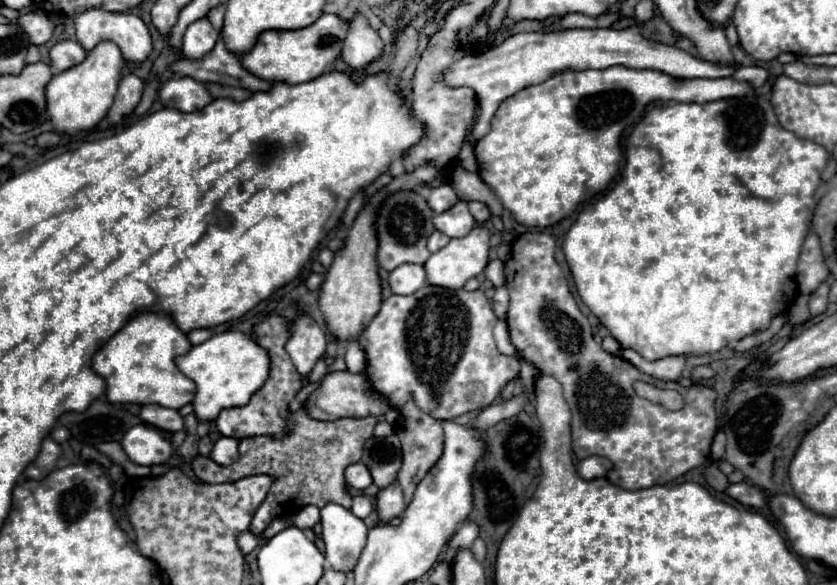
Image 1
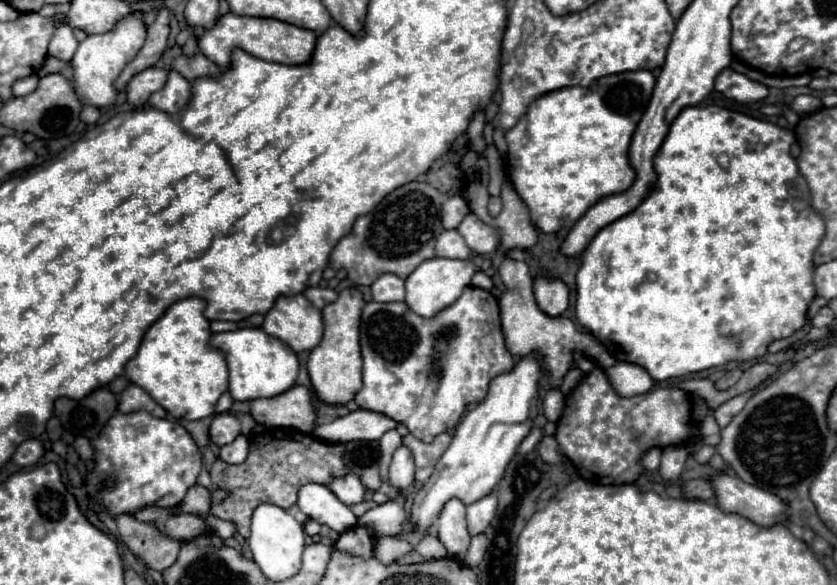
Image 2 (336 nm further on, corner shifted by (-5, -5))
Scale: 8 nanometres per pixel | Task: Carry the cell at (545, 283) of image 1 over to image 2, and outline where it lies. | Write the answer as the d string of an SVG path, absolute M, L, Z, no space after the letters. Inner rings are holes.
M592 370L584 376L584 380L576 386L572 394L566 396L566 408L562 418L556 424L556 442L558 450L576 466L578 474L592 484L630 484L640 474L644 474L640 466L640 456L650 448L664 448L670 444L688 442L692 436L692 404L688 392L680 388L656 388L646 394L638 394L636 398L618 396L604 370Z

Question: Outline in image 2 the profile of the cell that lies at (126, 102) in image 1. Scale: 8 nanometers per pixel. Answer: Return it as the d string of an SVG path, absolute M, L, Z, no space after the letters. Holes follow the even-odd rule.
M150 66L150 68L142 70L126 86L128 102L132 106L144 106L148 102L150 94L160 90L166 84L166 80L168 80L168 70L164 70L164 68Z

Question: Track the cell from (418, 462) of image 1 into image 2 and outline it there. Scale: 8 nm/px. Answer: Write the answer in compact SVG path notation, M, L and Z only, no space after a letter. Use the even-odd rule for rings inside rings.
M408 434L404 438L404 444L410 446L414 460L416 460L416 482L426 482L430 478L430 474L434 472L434 466L438 464L440 456L444 454L444 450L450 444L450 436L448 434L440 434L438 438L434 438L432 442L420 442L418 438L414 438L412 434Z

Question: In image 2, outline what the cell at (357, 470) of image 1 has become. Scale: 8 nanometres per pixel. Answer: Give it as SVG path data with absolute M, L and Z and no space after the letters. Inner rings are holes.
M346 474L342 478L334 478L328 488L346 506L352 506L352 504L362 502L364 500L364 492L366 492L366 488L362 486L362 482L360 482L360 478L356 474Z

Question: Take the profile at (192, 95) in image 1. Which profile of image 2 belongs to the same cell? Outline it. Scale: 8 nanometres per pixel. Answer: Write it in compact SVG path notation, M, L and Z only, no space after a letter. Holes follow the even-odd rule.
M172 70L164 88L154 92L148 98L148 104L162 112L174 114L174 112L182 110L188 104L188 100L190 100L190 82Z

